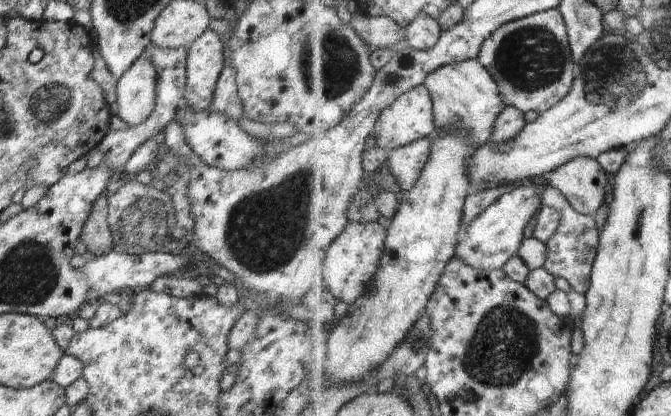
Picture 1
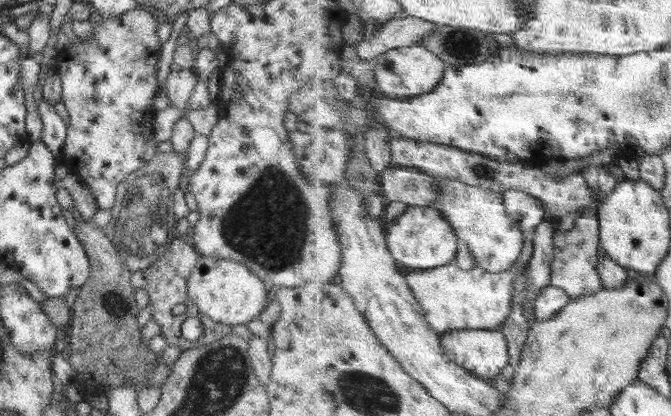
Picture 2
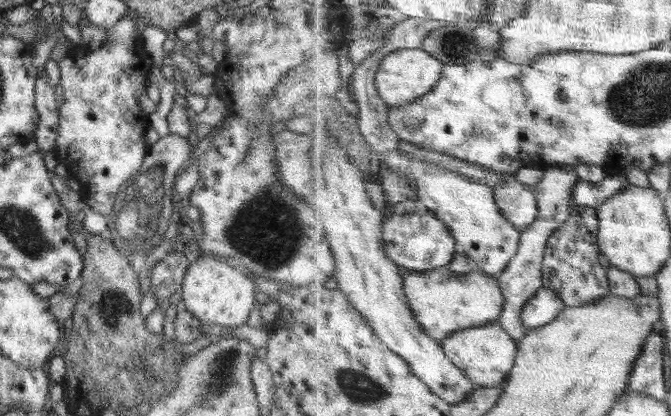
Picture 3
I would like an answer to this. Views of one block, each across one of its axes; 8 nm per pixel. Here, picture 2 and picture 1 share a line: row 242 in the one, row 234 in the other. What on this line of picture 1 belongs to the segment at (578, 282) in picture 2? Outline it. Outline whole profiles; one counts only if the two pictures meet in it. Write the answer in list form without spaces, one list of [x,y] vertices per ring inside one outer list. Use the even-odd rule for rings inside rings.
[[[551,184],[544,190],[543,202],[564,214],[558,232],[547,242],[549,253],[545,267],[555,276],[564,277],[569,284],[586,295],[591,287],[591,276],[601,245],[601,234],[594,216],[578,212],[569,198]]]

